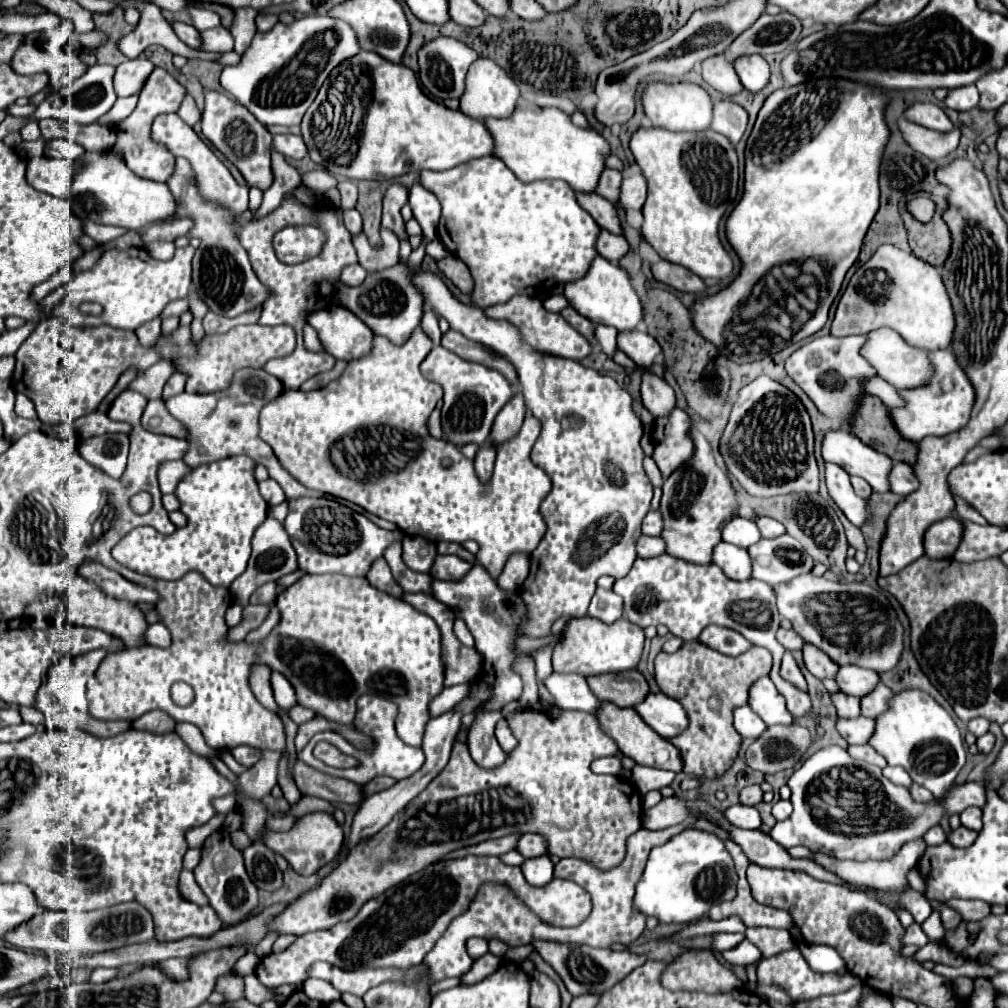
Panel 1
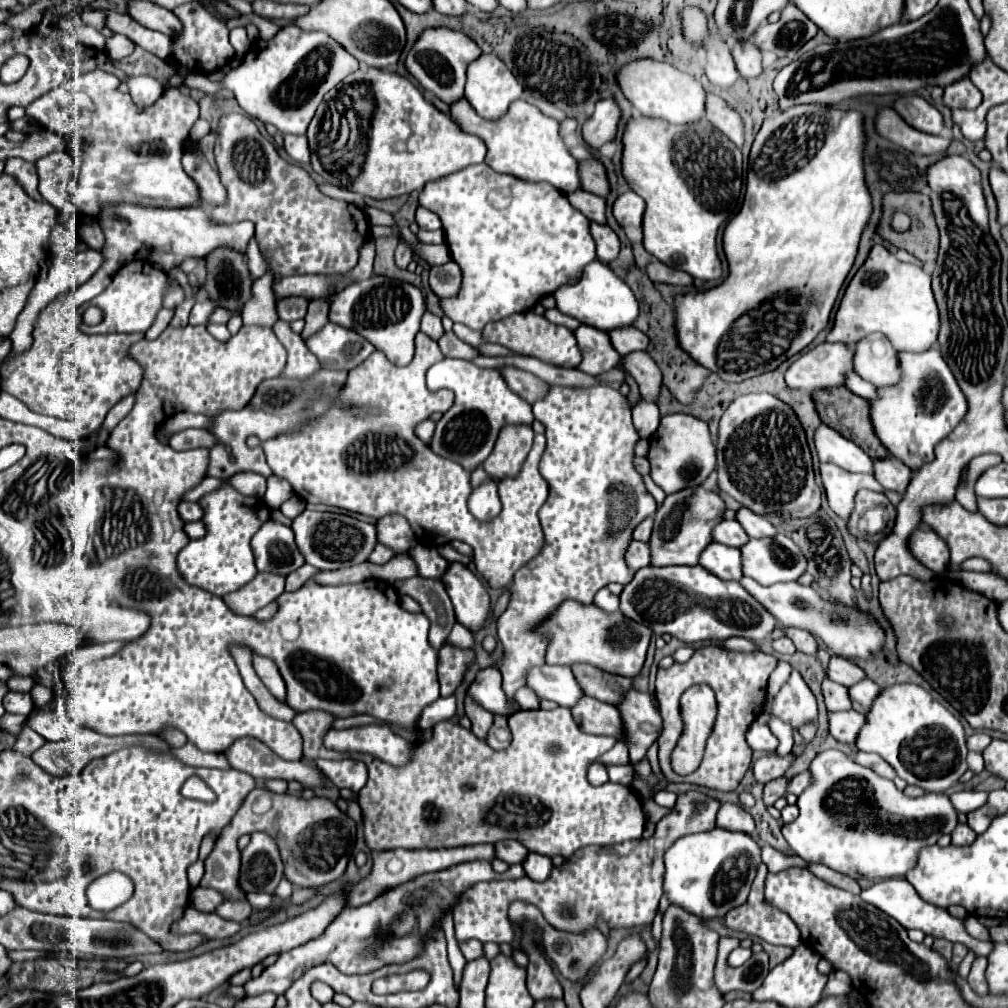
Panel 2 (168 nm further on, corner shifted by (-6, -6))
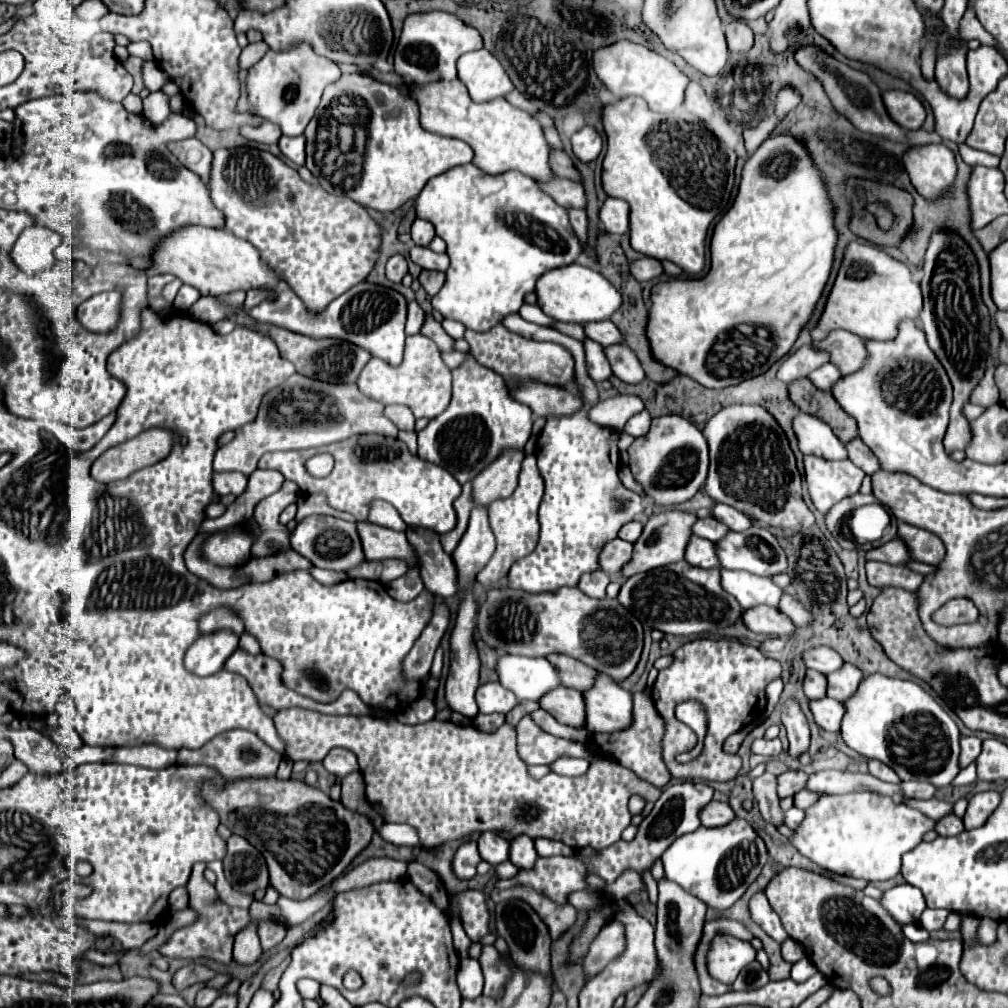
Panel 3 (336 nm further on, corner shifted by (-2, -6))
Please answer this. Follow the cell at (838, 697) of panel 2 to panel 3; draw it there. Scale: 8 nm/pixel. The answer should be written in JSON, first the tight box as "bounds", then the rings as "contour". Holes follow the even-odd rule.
{"bounds":[804,670,826,700],"contour":[[[806,670],[804,694],[808,700],[818,700],[826,696],[826,676],[816,670]]]}

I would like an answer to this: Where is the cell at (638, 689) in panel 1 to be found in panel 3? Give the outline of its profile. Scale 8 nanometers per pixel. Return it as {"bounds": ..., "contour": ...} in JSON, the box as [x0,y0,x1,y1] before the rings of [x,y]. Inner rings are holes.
{"bounds":[546,654,598,692],"contour":[[[548,654],[546,660],[556,668],[562,686],[568,686],[580,692],[588,690],[588,686],[594,682],[594,676],[598,674],[590,666],[584,666],[576,658],[570,658],[564,654]]]}

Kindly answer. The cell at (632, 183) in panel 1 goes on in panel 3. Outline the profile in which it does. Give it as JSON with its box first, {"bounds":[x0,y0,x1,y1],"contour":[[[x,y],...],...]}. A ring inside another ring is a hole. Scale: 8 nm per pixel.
{"bounds":[600,198,630,236],"contour":[[[606,198],[606,202],[600,208],[600,222],[604,224],[604,230],[608,234],[616,234],[622,236],[628,232],[630,228],[630,220],[628,220],[628,204],[624,200],[618,198]]]}

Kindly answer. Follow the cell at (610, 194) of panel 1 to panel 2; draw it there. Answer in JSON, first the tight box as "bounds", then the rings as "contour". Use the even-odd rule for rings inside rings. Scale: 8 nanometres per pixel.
{"bounds":[580,160,610,198],"contour":[[[582,160],[580,162],[580,178],[582,178],[582,190],[592,192],[602,198],[606,198],[610,194],[608,174],[606,174],[606,168],[602,162]]]}

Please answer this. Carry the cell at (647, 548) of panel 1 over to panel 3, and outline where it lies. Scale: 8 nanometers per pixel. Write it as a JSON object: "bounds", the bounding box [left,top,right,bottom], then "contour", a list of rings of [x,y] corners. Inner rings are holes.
{"bounds":[598,538,632,576],"contour":[[[614,538],[612,542],[606,542],[600,548],[598,564],[606,574],[614,576],[626,564],[626,560],[630,560],[630,554],[632,554],[632,544],[620,538]]]}

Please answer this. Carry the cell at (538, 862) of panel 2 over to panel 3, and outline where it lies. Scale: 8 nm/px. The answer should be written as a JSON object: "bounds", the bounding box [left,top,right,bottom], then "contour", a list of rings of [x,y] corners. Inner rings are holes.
{"bounds":[510,836,536,870],"contour":[[[516,836],[514,840],[510,840],[510,862],[514,862],[514,866],[530,870],[530,866],[534,866],[534,858],[536,858],[536,848],[534,848],[534,840],[530,836]]]}

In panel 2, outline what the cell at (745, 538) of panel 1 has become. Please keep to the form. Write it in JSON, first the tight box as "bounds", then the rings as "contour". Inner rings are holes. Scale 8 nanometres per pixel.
{"bounds":[714,520,750,548],"contour":[[[722,520],[714,528],[714,540],[720,544],[726,544],[726,546],[740,548],[750,540],[750,536],[744,532],[744,528],[740,526],[738,520]]]}

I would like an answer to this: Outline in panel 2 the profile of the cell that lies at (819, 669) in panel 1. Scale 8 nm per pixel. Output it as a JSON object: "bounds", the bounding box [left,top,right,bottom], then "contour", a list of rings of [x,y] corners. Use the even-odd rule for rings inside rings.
{"bounds":[786,628,818,656],"contour":[[[786,628],[786,636],[792,638],[792,642],[796,644],[796,648],[808,656],[816,656],[818,654],[818,642],[812,634],[806,634],[804,630],[794,630],[794,628]]]}

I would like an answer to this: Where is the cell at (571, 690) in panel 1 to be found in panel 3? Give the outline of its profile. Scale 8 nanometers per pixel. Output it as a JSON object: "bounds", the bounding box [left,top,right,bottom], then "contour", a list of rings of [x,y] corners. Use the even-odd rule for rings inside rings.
{"bounds":[496,656,558,700],"contour":[[[498,656],[496,674],[504,688],[522,700],[538,700],[548,690],[558,686],[558,674],[546,658],[528,656]]]}

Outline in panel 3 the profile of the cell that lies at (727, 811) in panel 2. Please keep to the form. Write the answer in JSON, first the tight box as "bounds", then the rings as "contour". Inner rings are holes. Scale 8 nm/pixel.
{"bounds":[700,800,736,828],"contour":[[[712,800],[708,806],[704,806],[700,810],[700,822],[702,826],[706,828],[716,828],[716,826],[724,826],[728,822],[732,822],[736,818],[734,810],[730,808],[730,804],[726,802],[718,802],[718,800]]]}

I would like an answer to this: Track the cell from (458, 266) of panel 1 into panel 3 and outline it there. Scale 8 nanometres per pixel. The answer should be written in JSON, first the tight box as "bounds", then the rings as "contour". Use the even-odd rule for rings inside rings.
{"bounds":[418,270,446,296],"contour":[[[422,270],[422,274],[420,274],[418,280],[420,280],[422,288],[428,292],[428,296],[434,296],[434,294],[442,288],[442,284],[444,284],[444,280],[446,280],[446,274],[444,274],[444,272]]]}

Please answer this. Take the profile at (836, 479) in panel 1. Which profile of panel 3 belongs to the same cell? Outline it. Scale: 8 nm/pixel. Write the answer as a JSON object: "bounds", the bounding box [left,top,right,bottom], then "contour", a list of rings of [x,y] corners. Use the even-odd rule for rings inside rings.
{"bounds":[804,456,864,514],"contour":[[[804,456],[804,472],[812,504],[822,514],[842,498],[854,496],[864,478],[864,472],[850,460],[824,460],[818,456]]]}

